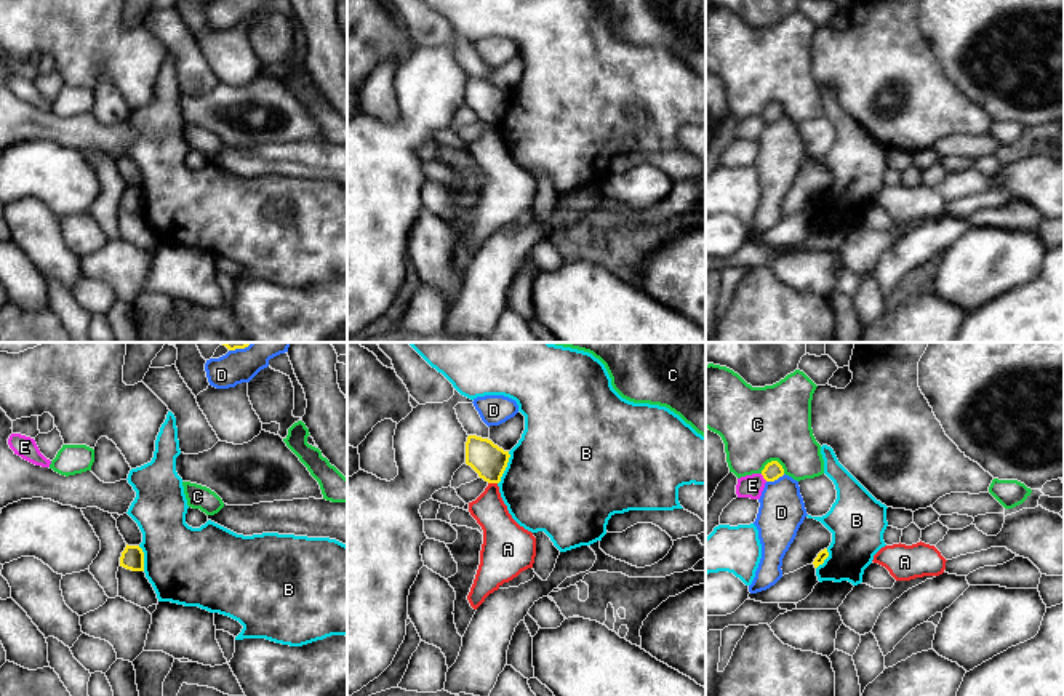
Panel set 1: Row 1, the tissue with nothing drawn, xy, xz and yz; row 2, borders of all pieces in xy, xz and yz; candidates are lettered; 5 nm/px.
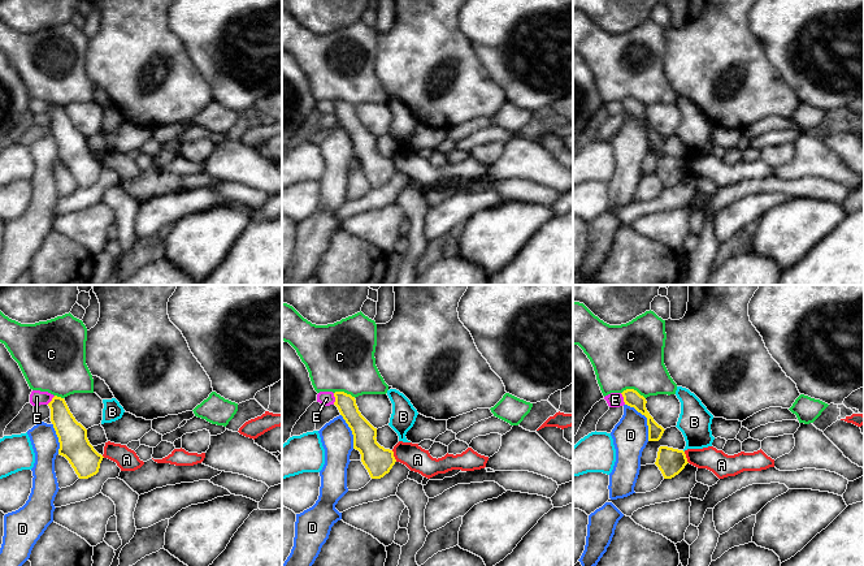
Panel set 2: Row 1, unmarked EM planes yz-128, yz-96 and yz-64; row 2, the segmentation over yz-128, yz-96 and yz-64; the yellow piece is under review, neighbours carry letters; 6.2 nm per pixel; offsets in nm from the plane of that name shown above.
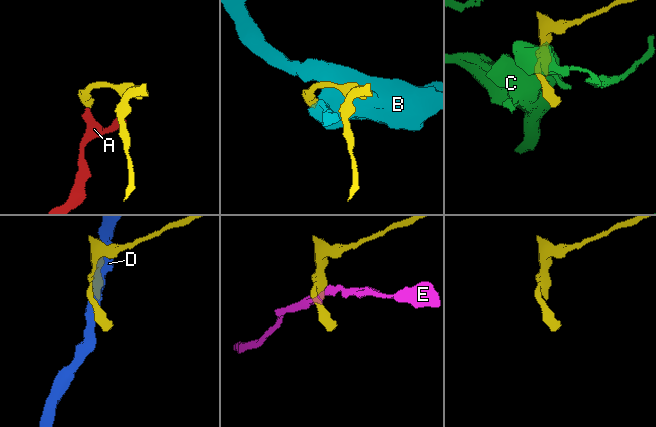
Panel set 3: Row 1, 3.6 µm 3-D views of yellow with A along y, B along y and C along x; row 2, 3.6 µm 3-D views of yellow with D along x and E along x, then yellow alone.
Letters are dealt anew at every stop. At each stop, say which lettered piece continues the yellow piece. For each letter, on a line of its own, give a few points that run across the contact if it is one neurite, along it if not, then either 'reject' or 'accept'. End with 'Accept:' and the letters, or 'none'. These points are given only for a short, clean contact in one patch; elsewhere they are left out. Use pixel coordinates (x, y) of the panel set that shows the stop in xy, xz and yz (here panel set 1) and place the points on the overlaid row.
A: xz (488, 482), (496, 484) | reject
B: xz (509, 452), (509, 461), (498, 484) | reject
C: reject
D: reject
E: yz (760, 474), (767, 480) | reject
Accept: none

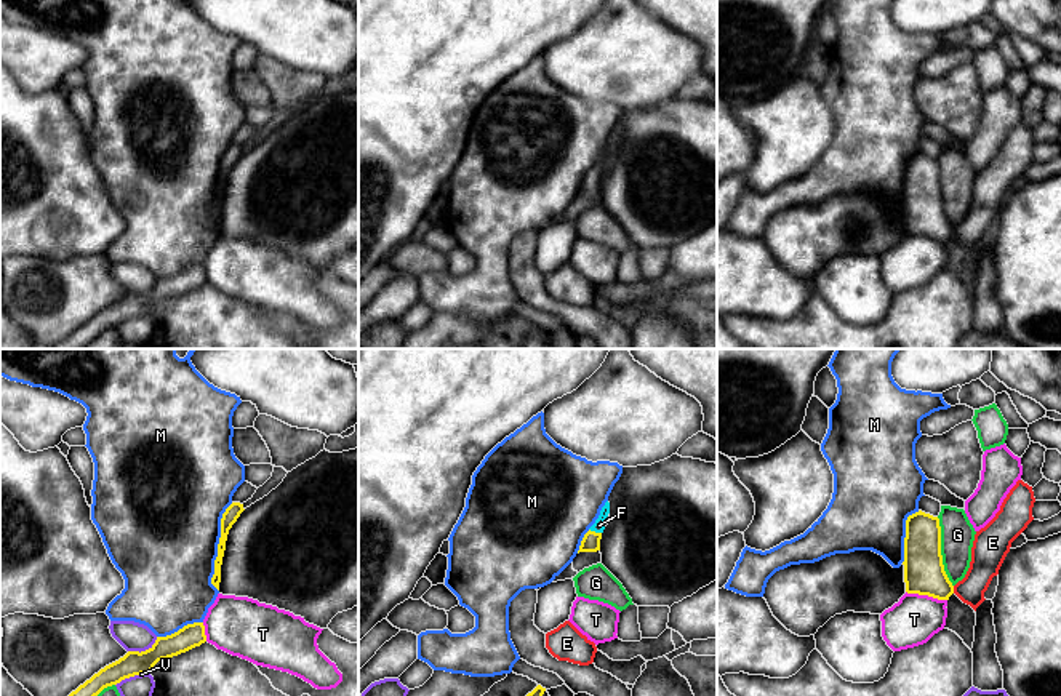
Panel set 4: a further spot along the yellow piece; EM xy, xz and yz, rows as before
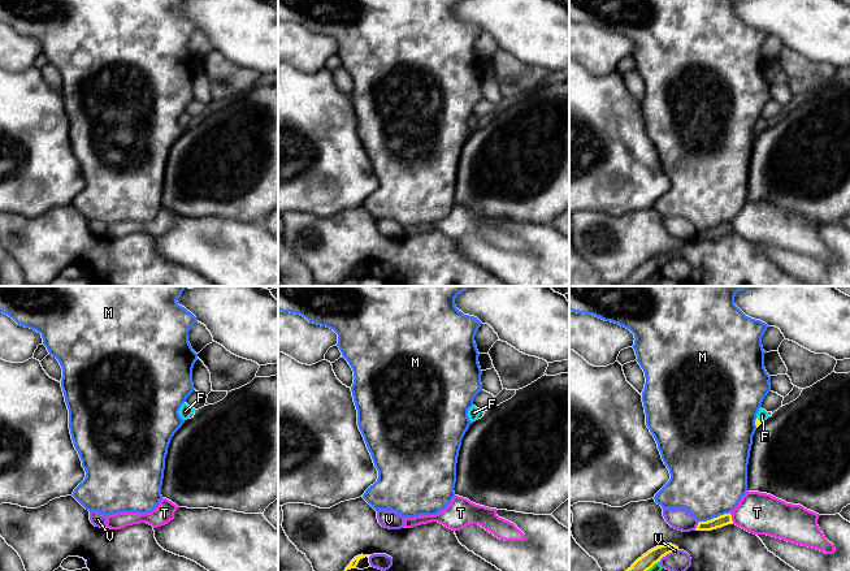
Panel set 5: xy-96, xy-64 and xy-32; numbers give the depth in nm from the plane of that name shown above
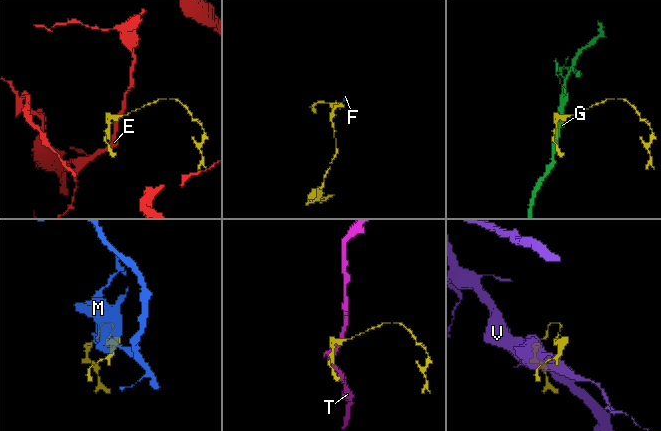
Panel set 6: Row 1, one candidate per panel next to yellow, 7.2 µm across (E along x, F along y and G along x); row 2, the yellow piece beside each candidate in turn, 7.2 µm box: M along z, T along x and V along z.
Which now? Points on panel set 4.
E: reject
F: xz (591, 543), (594, 532), (599, 525) | accept
G: reject
M: reject
T: reject
V: reject
Accept: F

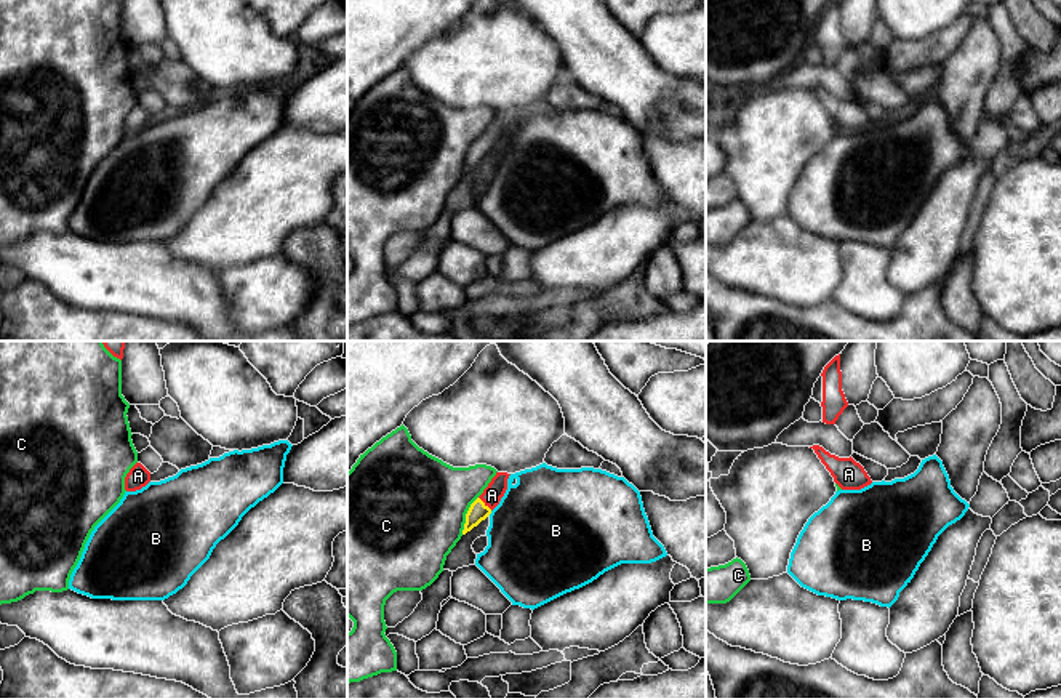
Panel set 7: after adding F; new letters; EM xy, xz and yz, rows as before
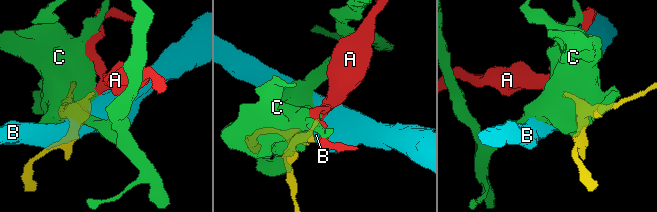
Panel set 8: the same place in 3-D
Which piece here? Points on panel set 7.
A: xz (477, 511), (484, 503), (492, 495) | accept
B: xz (492, 511), (488, 514) | reject
C: reject
Accept: A

